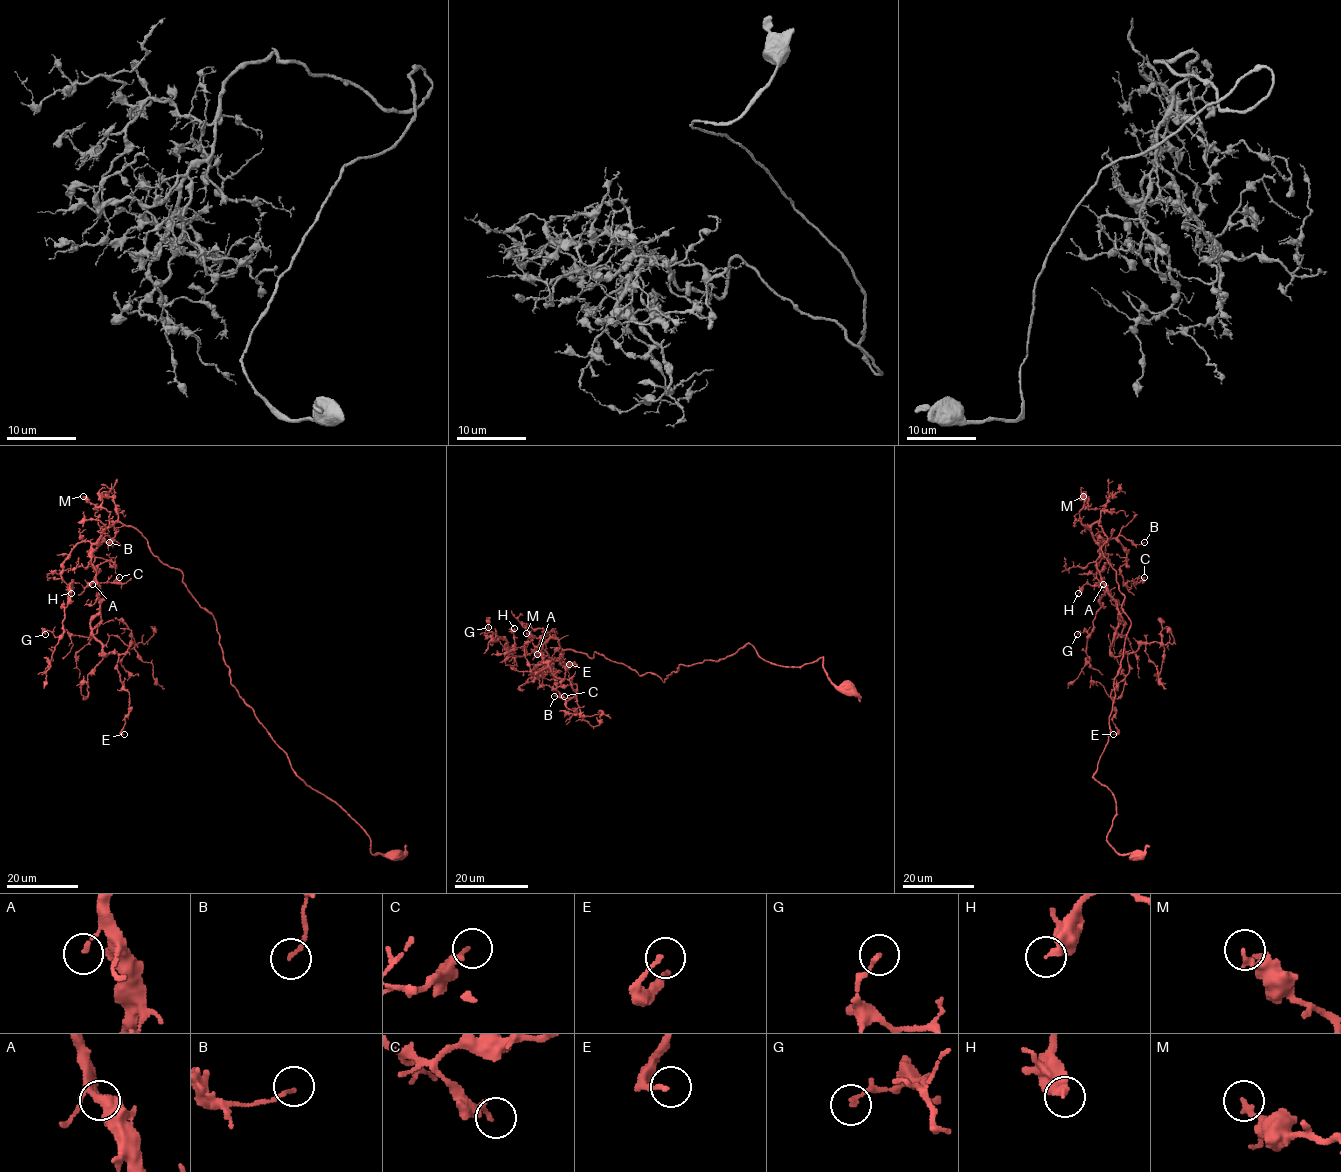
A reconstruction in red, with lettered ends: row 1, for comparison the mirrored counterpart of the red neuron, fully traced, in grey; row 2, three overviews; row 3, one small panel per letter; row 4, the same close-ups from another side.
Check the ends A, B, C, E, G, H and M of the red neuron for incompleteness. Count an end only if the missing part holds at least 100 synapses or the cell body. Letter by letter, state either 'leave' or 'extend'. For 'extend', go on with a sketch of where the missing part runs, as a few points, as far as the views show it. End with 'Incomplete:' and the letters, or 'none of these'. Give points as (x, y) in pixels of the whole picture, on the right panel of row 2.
A: leave
B: leave
C: leave
E: leave
G: leave
H: leave
M: leave
Incomplete: none of these

